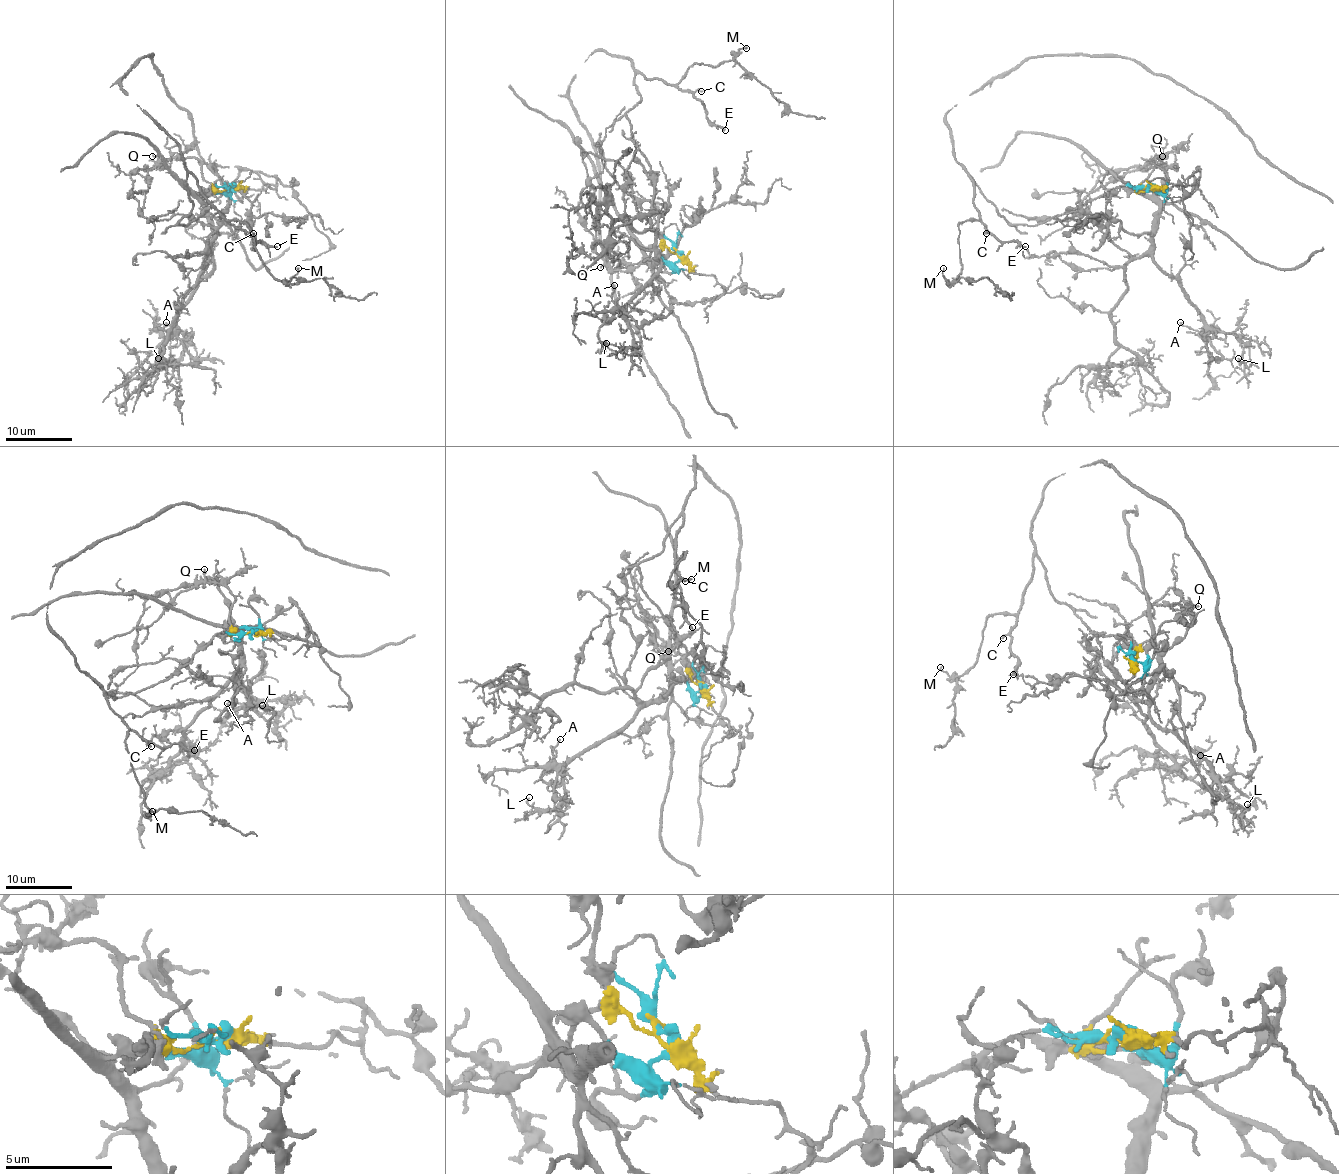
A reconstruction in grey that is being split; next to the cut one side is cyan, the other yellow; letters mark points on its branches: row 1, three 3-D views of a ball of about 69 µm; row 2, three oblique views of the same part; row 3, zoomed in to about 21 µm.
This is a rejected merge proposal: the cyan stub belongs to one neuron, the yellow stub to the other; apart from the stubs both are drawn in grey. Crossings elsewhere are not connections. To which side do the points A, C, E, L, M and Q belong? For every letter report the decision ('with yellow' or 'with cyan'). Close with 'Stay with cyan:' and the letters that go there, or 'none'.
A: with cyan
C: with yellow
E: with yellow
L: with cyan
M: with yellow
Q: with yellow
Stay with cyan: A, L

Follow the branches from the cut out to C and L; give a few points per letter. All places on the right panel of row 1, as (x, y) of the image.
C: (1148, 185), (1144, 192), (1111, 188), (1038, 225), (1012, 225), (969, 173), (974, 182), (974, 207), (987, 233)
L: (1149, 187), (1158, 190), (1144, 195), (1159, 207), (1153, 260), (1201, 318), (1242, 343), (1237, 358)

